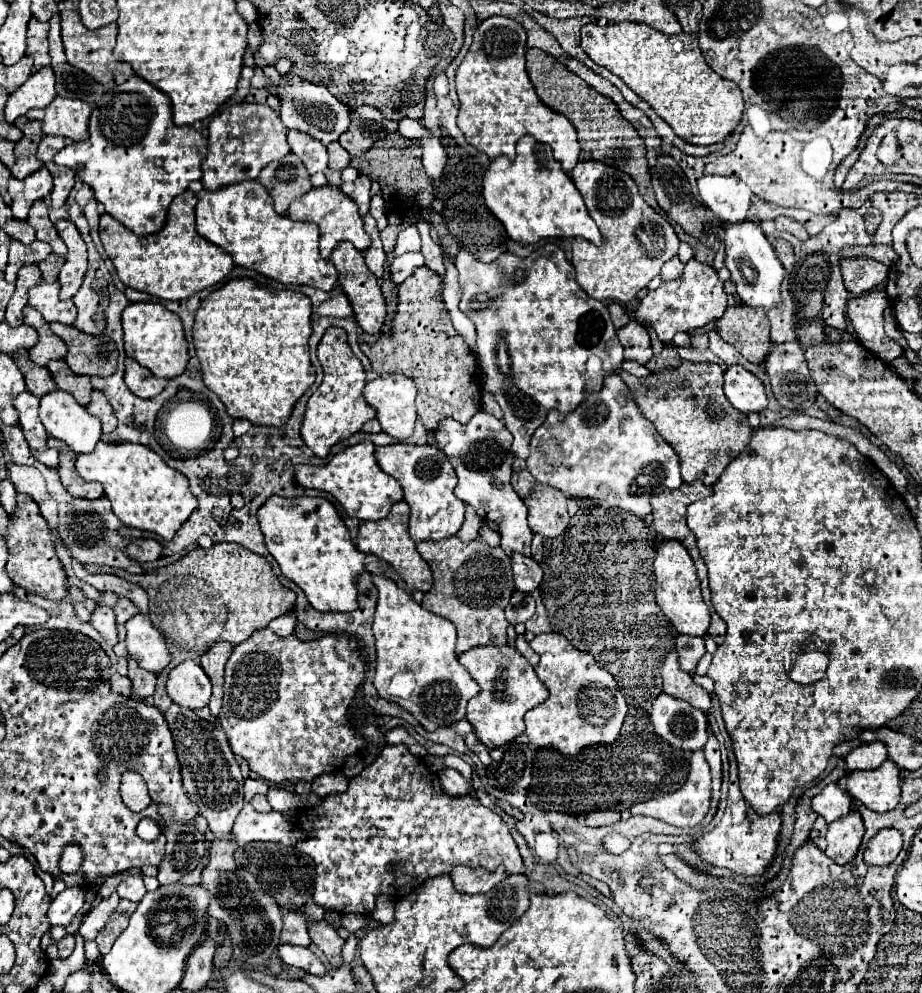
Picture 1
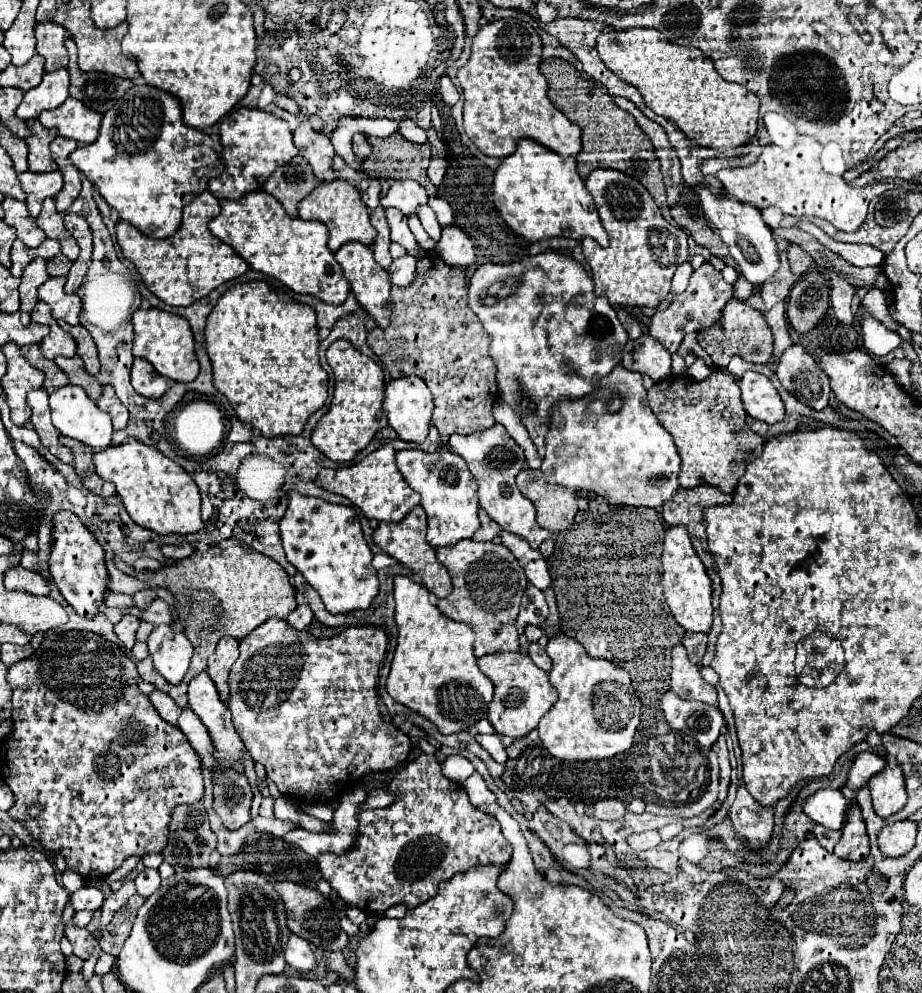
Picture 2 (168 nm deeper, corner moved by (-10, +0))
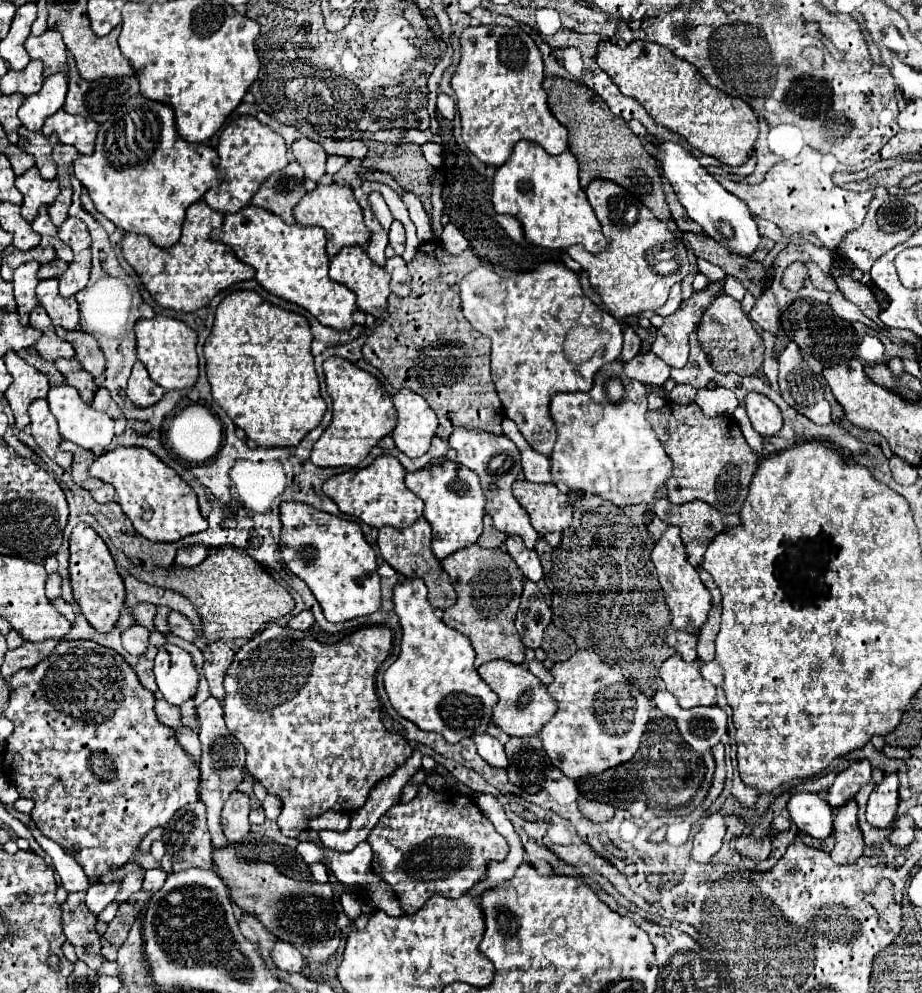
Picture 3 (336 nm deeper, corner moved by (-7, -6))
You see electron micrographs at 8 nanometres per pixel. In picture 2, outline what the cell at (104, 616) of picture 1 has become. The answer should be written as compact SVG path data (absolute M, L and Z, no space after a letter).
M126 614L116 626L114 626L114 632L118 634L118 638L122 640L122 644L130 650L134 644L136 644L136 630L140 626L140 618L138 616L132 616L132 614Z

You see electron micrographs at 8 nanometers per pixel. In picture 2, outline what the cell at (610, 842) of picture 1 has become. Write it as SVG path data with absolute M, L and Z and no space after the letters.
M648 830L648 832L640 832L640 834L632 834L628 838L628 844L632 850L650 850L654 846L658 846L662 840L660 840L660 834L656 830Z

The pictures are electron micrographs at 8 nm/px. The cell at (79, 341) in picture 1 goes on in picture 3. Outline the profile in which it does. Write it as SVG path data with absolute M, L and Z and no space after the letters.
M55 326L55 332L59 338L67 340L73 344L75 348L75 358L81 362L81 366L91 374L91 376L99 376L103 370L105 370L105 358L103 358L103 352L99 350L99 344L95 342L95 338L87 332L81 332L81 330L65 330L65 328L59 328Z

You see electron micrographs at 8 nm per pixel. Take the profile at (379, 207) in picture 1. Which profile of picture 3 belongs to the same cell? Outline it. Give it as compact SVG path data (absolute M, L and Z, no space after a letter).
M393 220L391 230L389 230L389 246L393 246L395 254L401 256L405 250L405 228L399 220Z

